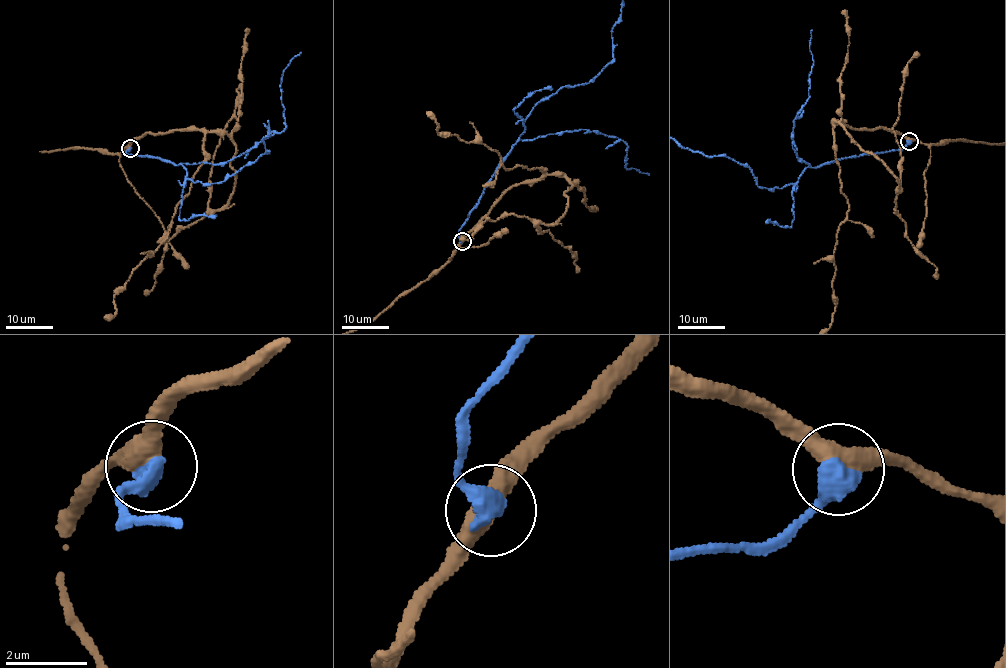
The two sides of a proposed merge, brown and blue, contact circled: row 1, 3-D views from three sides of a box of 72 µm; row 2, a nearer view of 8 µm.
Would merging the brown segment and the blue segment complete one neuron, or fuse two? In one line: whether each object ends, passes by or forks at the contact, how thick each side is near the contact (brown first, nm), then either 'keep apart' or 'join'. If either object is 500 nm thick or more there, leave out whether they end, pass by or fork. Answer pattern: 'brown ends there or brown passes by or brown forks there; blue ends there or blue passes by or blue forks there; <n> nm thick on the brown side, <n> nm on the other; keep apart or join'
480 nm thick on the brown side, 550 nm on the other; keep apart

